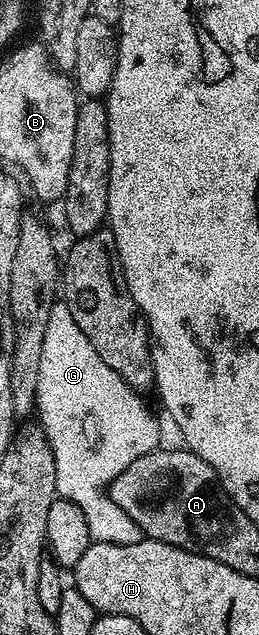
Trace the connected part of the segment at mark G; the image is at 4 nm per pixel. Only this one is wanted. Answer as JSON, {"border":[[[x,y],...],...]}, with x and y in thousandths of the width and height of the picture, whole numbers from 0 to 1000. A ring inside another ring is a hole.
{"border":[[[224,472],[193,485],[178,531],[162,534],[162,567],[147,592],[135,644],[154,646],[151,669],[166,671],[208,712],[216,778],[317,800],[359,854],[533,857],[548,843],[517,819],[463,816],[463,805],[413,781],[429,759],[510,723],[510,628],[533,616],[332,535],[332,523],[286,510],[270,485]]]}

